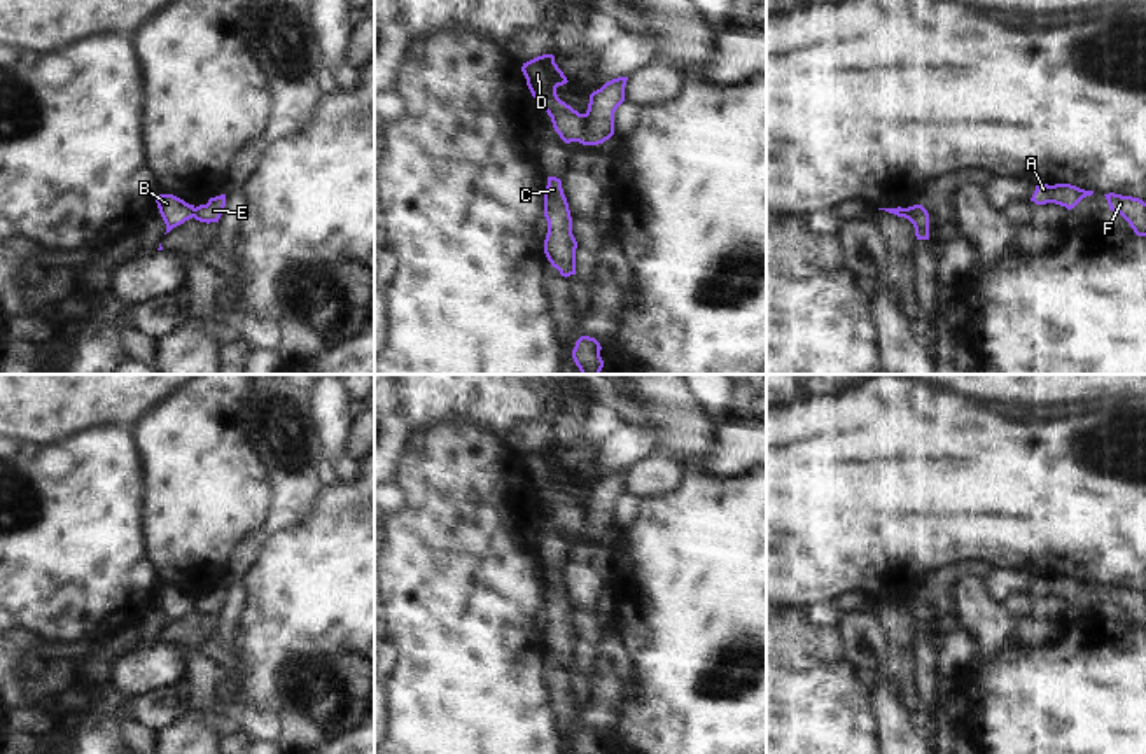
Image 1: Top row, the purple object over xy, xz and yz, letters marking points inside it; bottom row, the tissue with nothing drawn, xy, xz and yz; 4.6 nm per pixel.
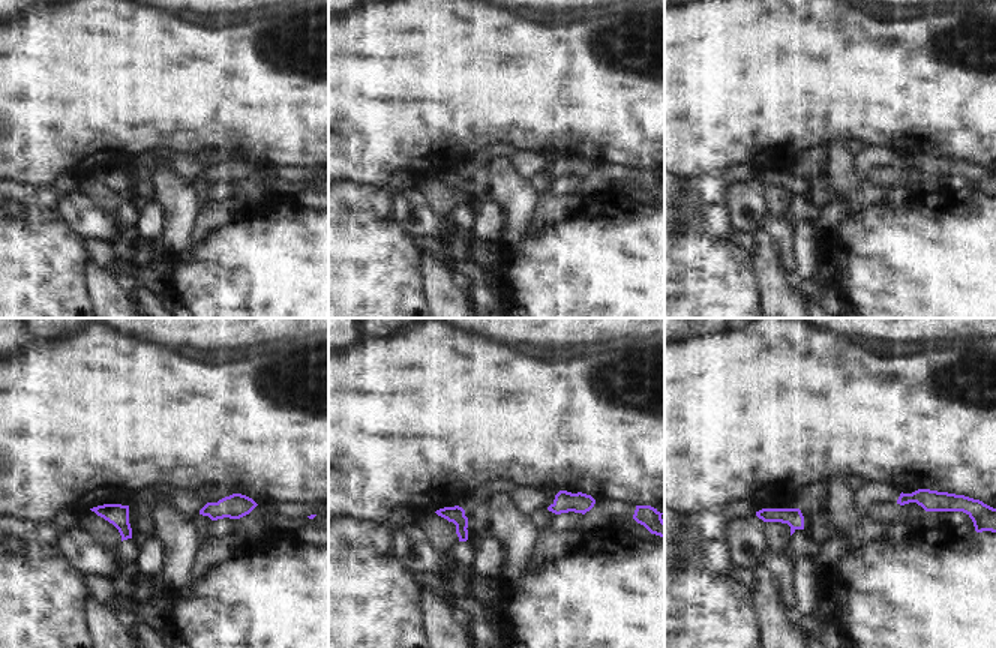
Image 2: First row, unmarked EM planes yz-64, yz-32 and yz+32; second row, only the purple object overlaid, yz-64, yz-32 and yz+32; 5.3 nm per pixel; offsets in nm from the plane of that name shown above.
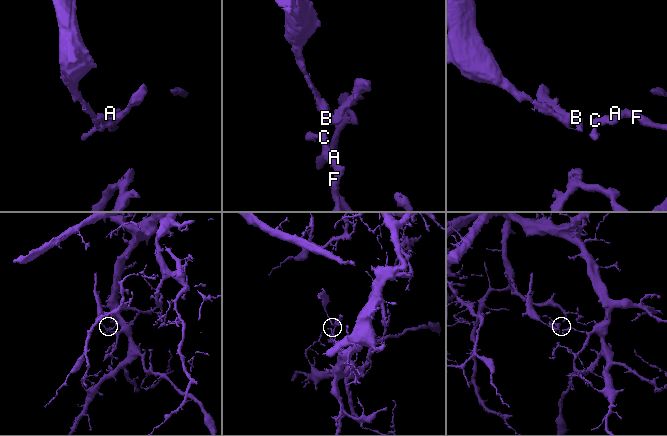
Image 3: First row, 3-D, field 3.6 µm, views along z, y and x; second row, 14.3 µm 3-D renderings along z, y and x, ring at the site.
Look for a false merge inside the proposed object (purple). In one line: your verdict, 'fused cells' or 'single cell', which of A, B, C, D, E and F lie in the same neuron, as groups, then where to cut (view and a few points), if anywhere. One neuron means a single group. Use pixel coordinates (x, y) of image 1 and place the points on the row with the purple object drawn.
fused cells; groups A C E F / B D; cut xz (586, 114), (586, 130), (579, 142)

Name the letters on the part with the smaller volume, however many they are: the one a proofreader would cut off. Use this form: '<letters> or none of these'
B, D

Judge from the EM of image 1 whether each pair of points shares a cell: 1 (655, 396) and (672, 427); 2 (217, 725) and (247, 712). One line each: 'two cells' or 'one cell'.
1: one cell
2: two cells

